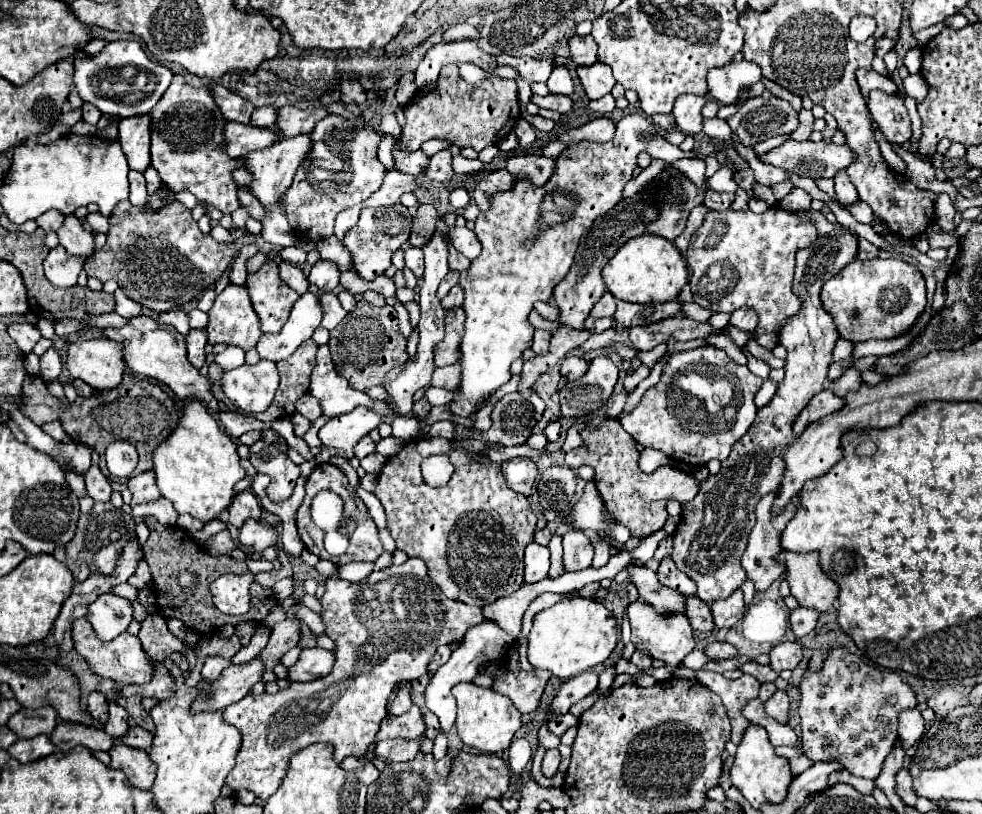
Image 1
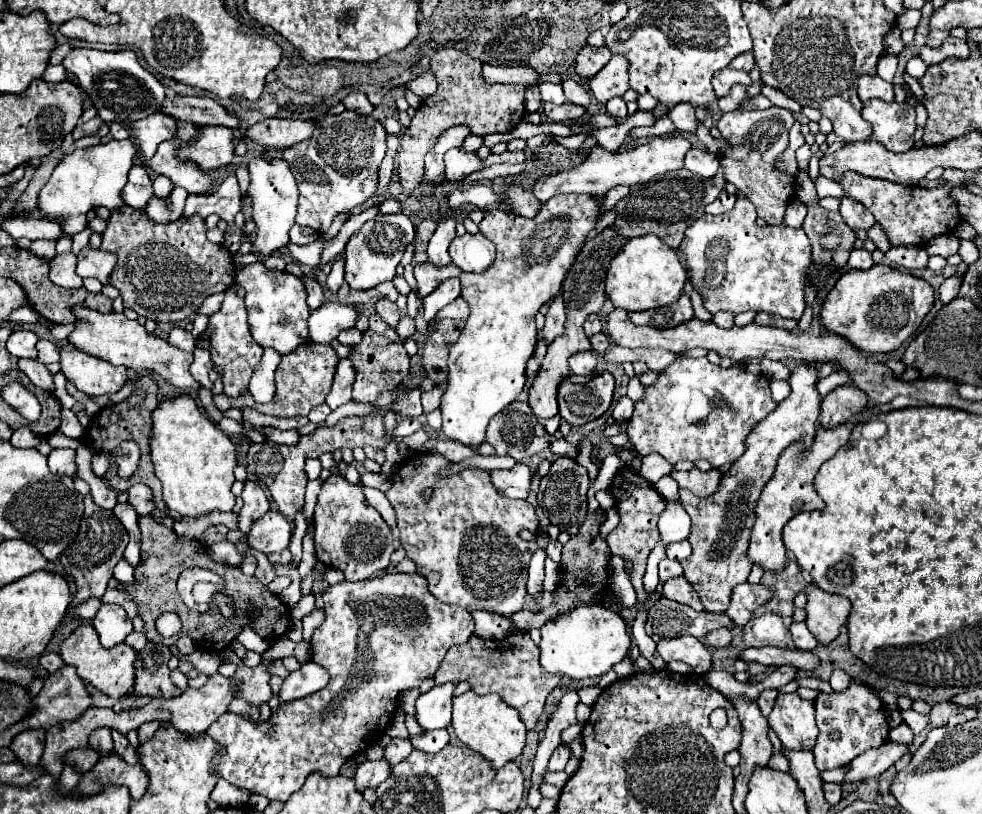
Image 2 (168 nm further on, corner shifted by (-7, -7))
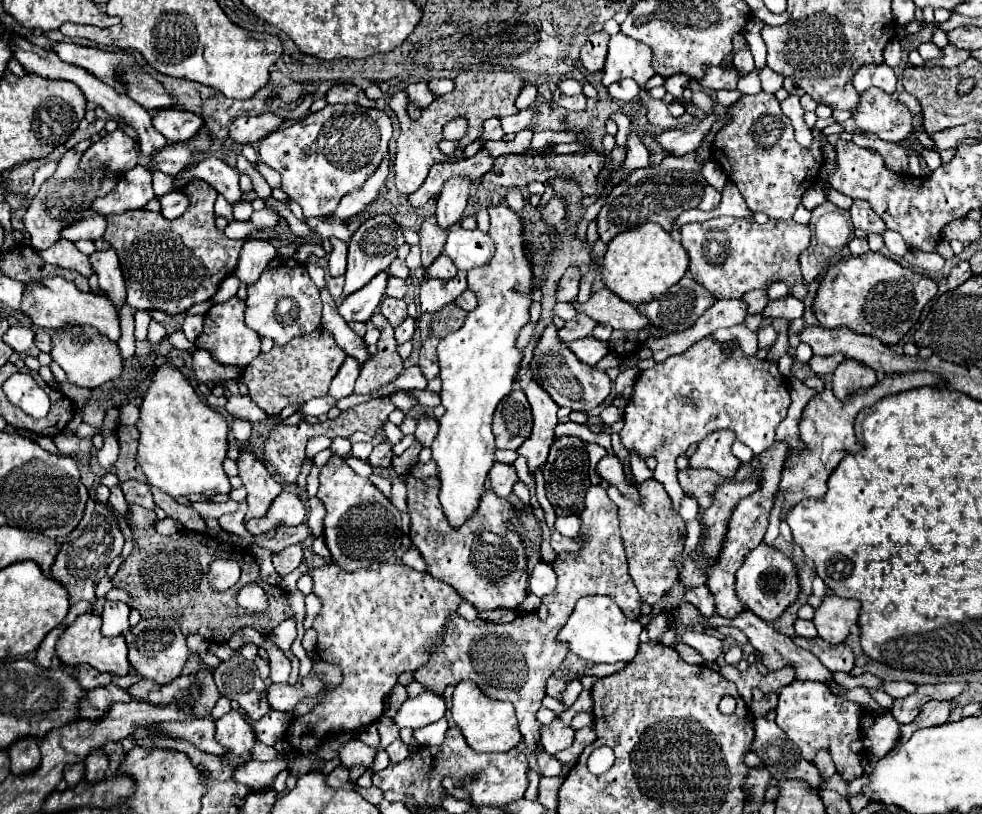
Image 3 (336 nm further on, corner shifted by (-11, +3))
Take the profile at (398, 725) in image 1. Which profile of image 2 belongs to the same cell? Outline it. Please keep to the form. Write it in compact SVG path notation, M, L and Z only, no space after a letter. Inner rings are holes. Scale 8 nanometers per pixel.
M392 738L392 742L384 748L384 760L388 764L398 764L400 760L408 758L412 752L412 746L408 740L402 740L402 738Z

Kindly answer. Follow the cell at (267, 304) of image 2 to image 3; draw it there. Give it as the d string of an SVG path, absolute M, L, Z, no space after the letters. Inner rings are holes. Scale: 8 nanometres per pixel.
M276 256L264 274L260 274L258 282L248 286L246 298L246 324L258 332L262 338L274 340L276 346L288 344L296 336L312 334L320 326L320 290L310 280L308 270L294 258Z

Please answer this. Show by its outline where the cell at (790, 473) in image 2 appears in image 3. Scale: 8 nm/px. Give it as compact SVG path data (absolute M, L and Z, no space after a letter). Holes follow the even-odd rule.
M908 372L908 374L892 374L886 376L884 382L866 388L866 390L858 390L856 394L852 394L846 402L840 402L830 388L826 388L824 392L816 394L804 408L802 420L800 420L800 440L804 442L804 448L792 448L788 454L788 462L784 464L782 470L782 480L780 480L780 488L778 494L782 494L784 502L790 504L798 504L804 498L822 498L826 494L826 482L830 472L838 466L838 462L850 454L850 452L858 452L862 448L862 444L858 442L856 434L854 434L854 420L856 414L862 408L872 406L874 402L904 392L904 390L912 390L912 388L922 388L922 386L934 386L940 384L942 380L936 374L930 372Z

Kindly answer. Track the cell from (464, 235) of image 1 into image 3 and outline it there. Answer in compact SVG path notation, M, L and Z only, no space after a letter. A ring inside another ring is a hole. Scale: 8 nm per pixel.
M478 228L452 230L444 246L444 252L452 258L458 270L472 270L472 268L486 266L492 260L494 250L496 244L492 236Z

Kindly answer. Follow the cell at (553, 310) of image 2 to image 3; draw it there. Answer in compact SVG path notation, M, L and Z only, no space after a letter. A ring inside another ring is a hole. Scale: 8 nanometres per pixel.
M568 268L564 276L558 282L556 290L556 302L572 302L578 294L578 284L580 284L582 272L578 268Z

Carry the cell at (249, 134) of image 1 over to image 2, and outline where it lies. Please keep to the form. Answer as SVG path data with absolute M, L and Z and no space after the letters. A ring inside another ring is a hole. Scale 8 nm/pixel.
M202 126L196 134L196 140L192 144L182 144L180 152L176 152L180 158L192 158L194 164L200 164L204 170L214 170L220 166L226 166L234 156L234 142L232 142L232 130L224 126Z

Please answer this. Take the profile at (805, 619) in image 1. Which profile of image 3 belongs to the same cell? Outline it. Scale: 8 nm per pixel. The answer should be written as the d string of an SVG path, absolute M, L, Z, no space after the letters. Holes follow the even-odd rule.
M798 618L798 620L794 622L794 630L796 630L798 636L804 636L804 638L816 638L816 636L818 636L812 620L802 620L802 618Z

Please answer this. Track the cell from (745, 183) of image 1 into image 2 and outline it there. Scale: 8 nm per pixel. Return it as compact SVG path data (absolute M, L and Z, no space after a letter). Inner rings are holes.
M772 106L768 110L734 110L722 114L722 118L718 120L718 130L730 146L720 154L726 182L734 184L756 206L760 218L776 226L784 224L786 206L796 196L796 176L790 176L776 168L778 156L788 148L788 132L792 124L792 114L778 106Z

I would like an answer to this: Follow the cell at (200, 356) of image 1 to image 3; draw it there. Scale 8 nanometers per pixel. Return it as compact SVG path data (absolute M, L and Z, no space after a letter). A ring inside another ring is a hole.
M194 350L192 354L192 364L196 372L198 382L218 382L218 380L228 380L228 378L240 378L240 368L236 366L224 366L214 360L208 350Z

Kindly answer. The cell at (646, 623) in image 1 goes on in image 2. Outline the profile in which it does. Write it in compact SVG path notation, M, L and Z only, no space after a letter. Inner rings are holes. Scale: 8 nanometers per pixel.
M678 636L674 640L662 640L658 644L658 654L666 660L682 660L688 666L700 666L702 674L706 674L712 666L712 656L710 650L706 648L704 642L700 642L694 636Z

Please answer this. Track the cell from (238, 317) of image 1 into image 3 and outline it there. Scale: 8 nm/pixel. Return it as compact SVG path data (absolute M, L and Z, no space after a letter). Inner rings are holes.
M238 296L214 304L206 314L204 314L204 330L200 334L200 338L196 338L196 348L204 348L210 350L212 356L222 362L222 364L234 364L238 368L246 368L258 354L260 354L260 336L246 326L244 322L244 300L240 300Z

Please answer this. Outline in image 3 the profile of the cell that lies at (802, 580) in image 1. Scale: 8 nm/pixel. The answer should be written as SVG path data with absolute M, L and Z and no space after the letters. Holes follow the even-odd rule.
M826 594L822 598L822 604L814 612L818 636L830 644L842 644L844 638L850 634L850 626L856 624L858 612L860 612L858 600Z

